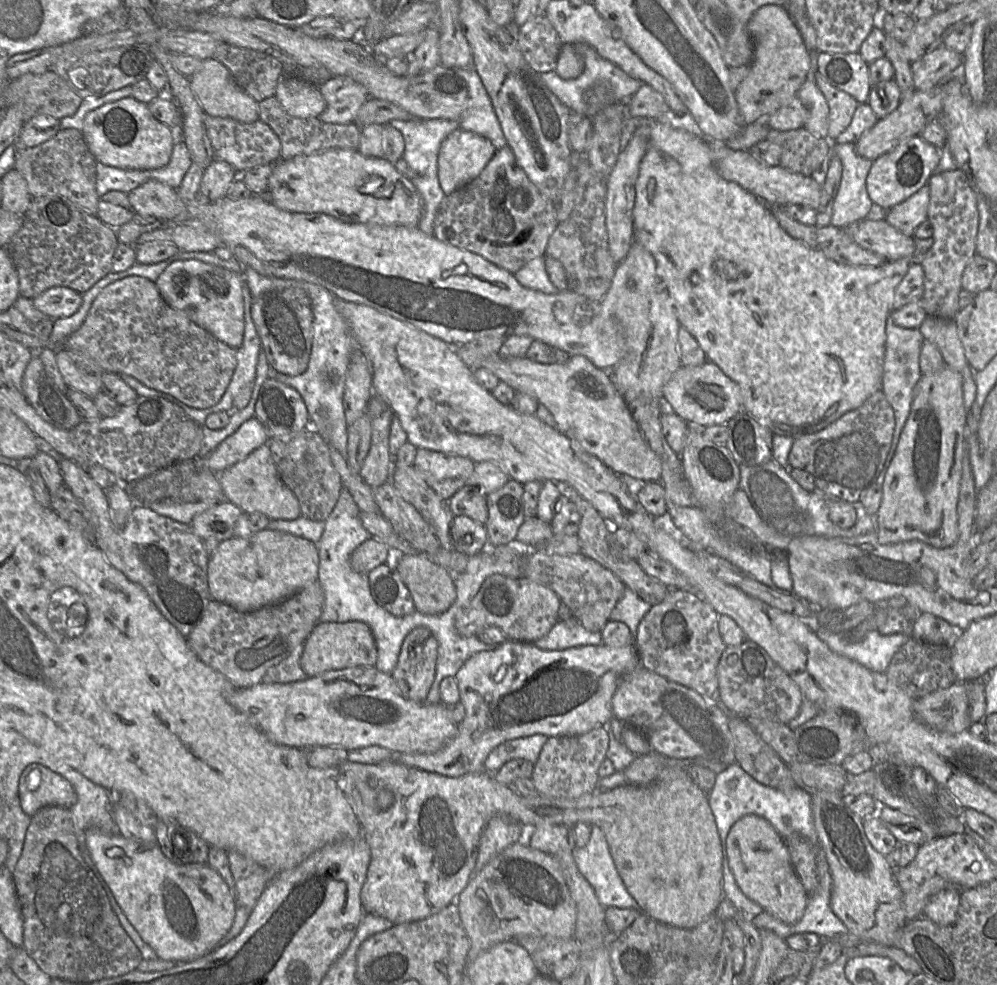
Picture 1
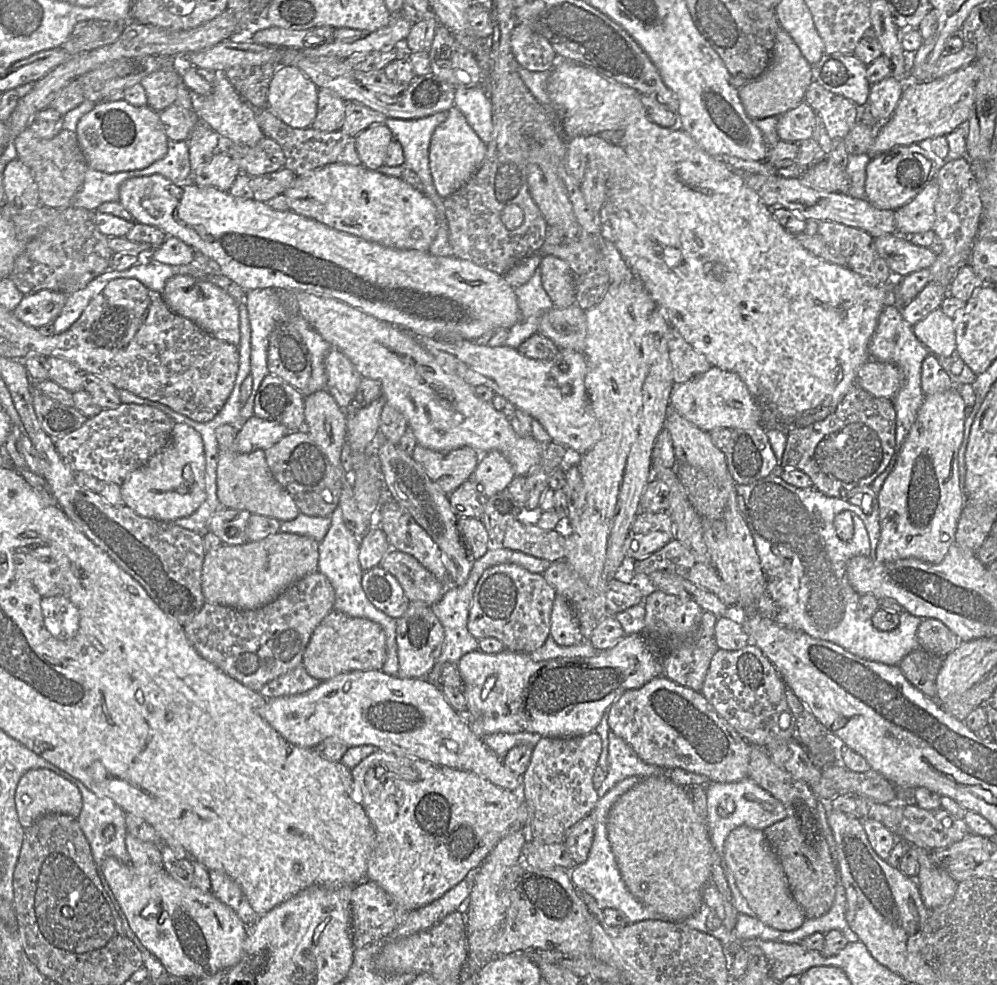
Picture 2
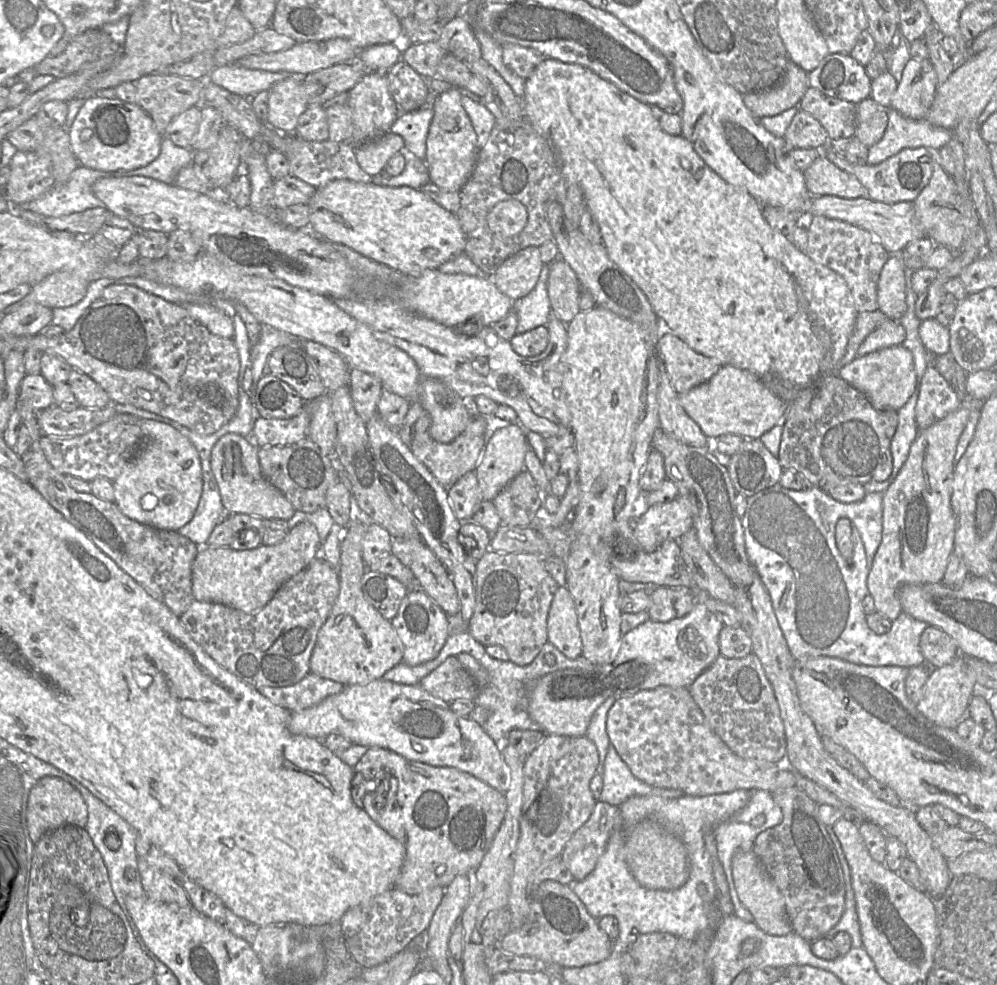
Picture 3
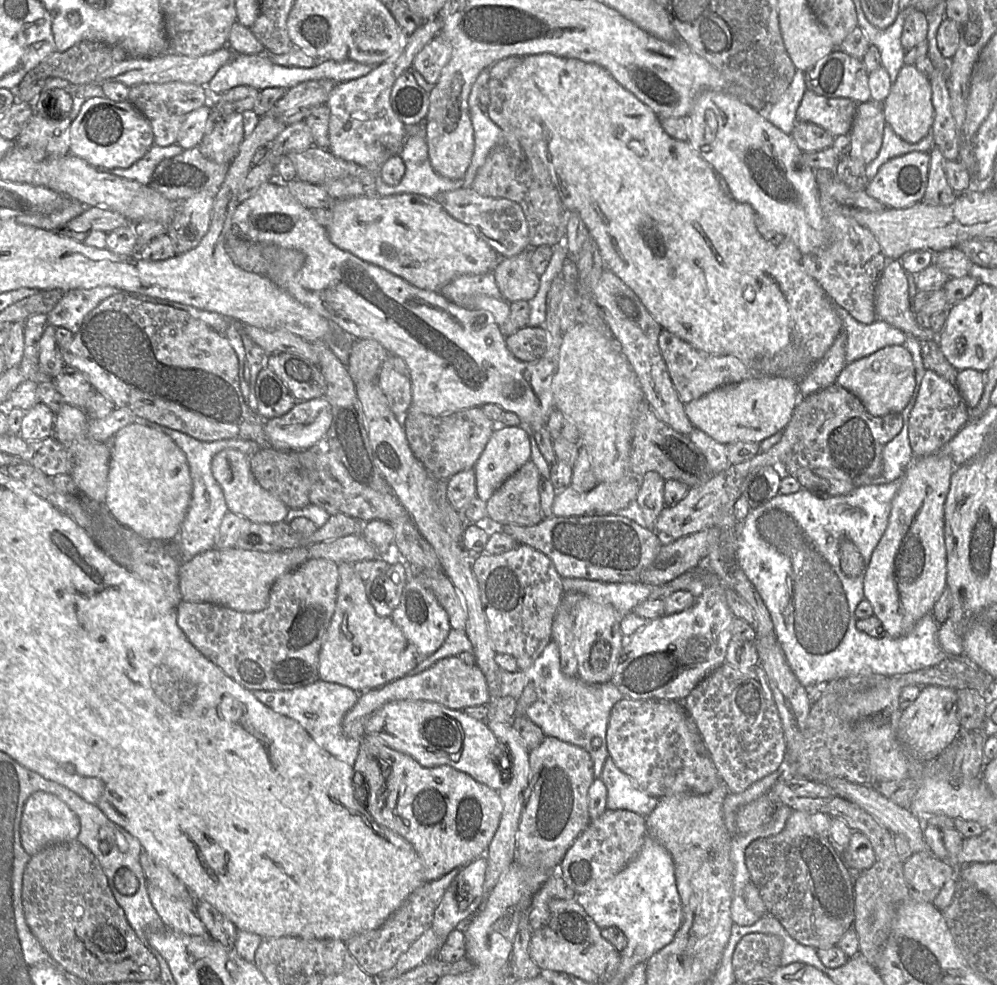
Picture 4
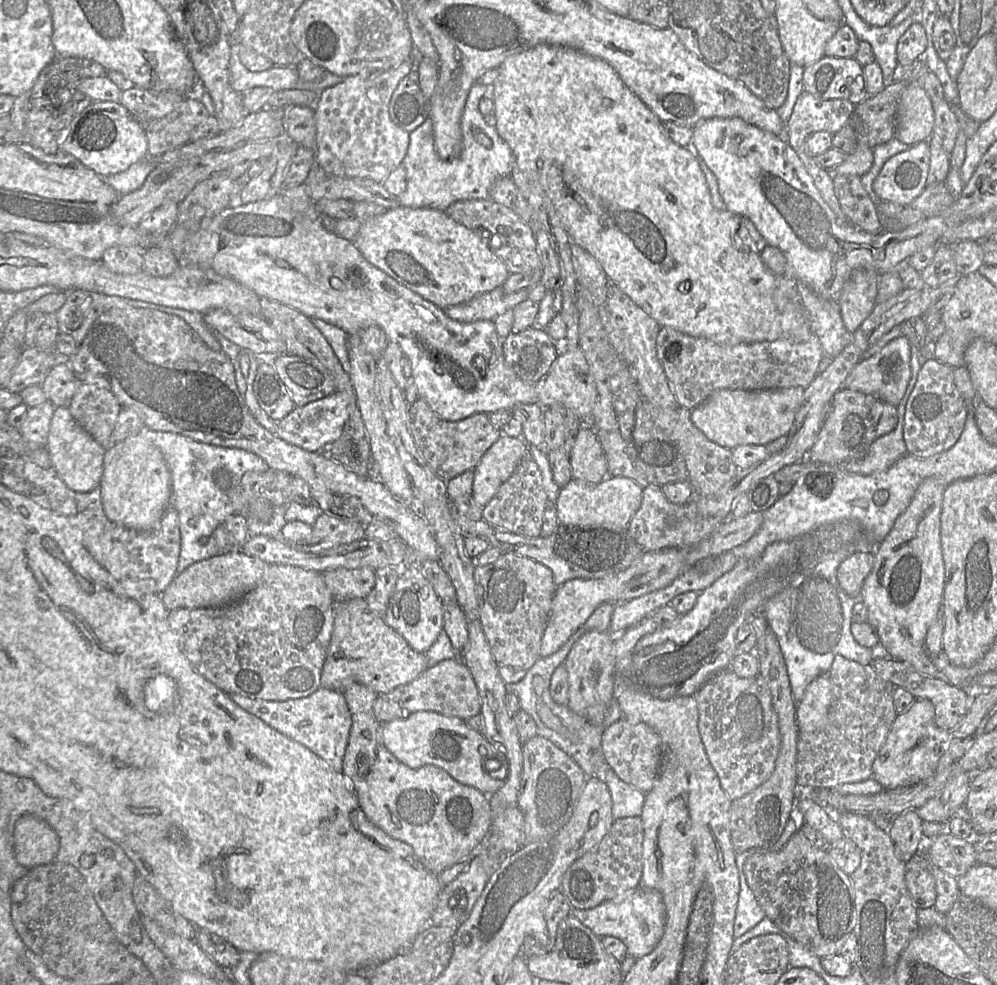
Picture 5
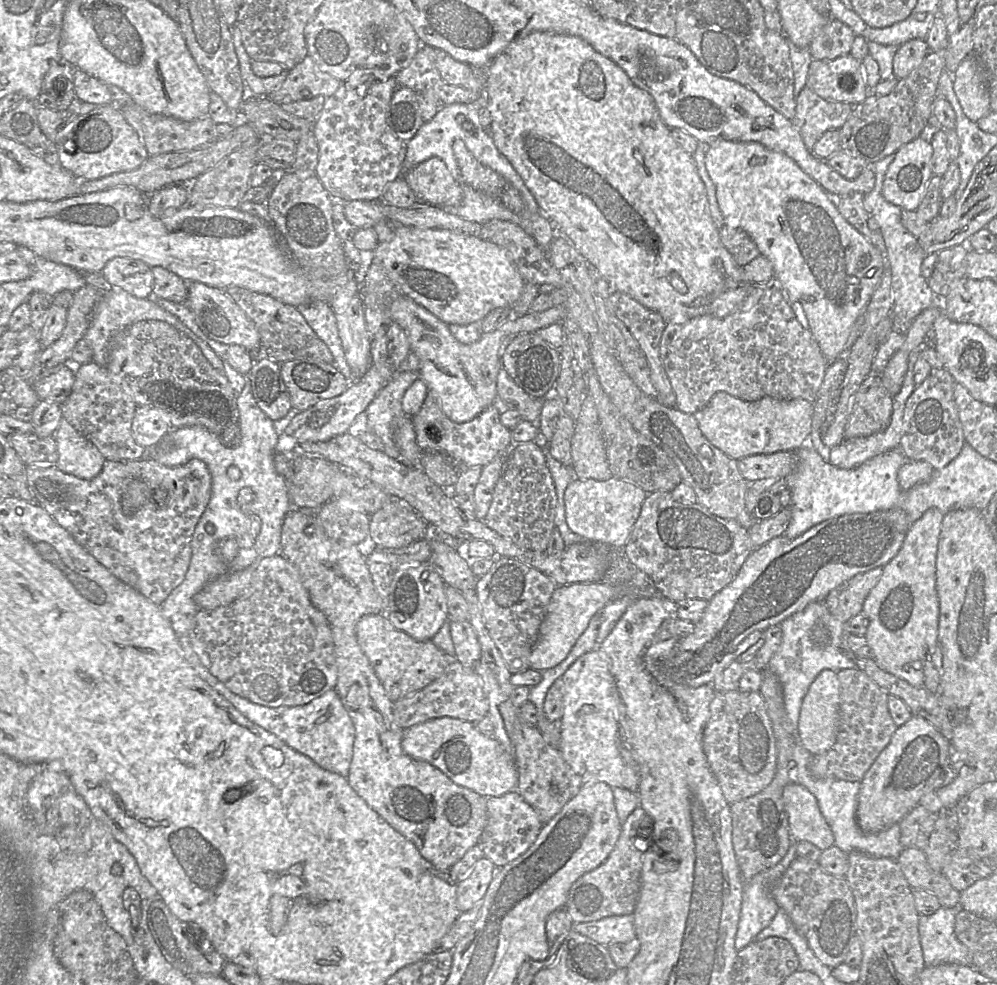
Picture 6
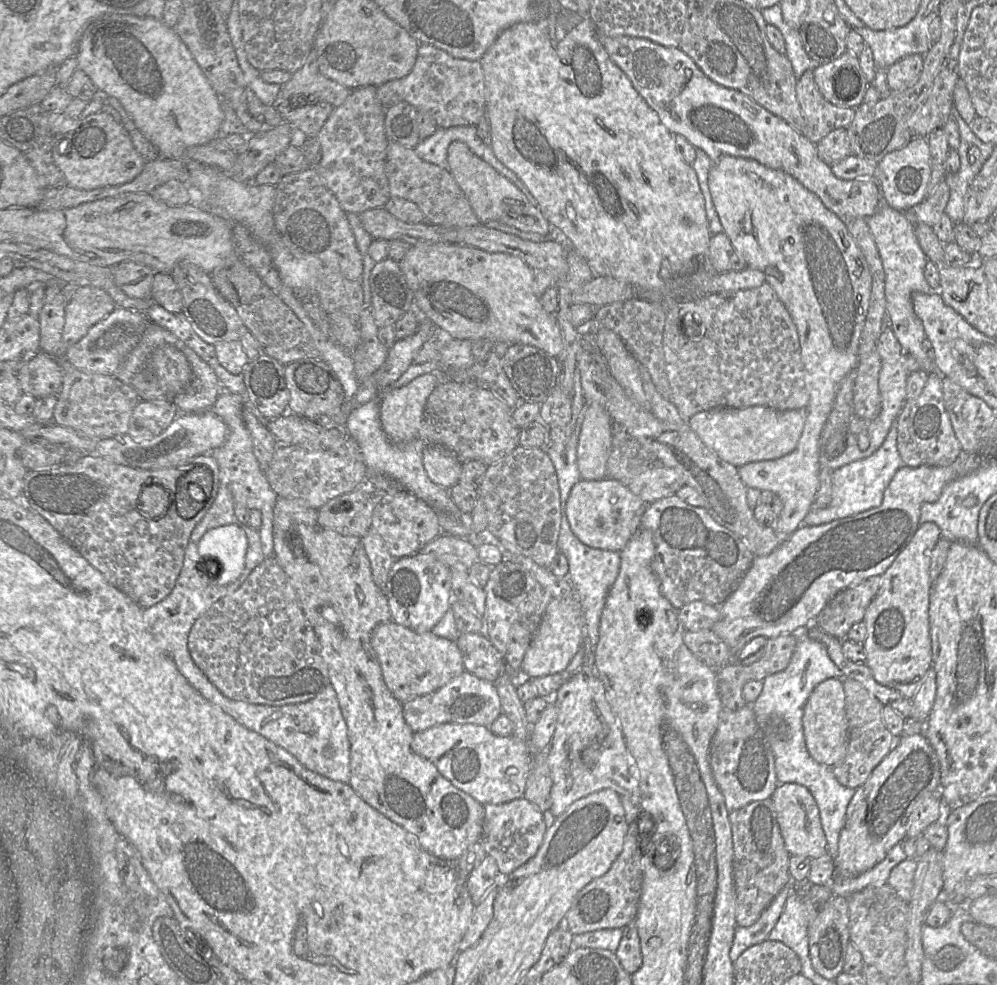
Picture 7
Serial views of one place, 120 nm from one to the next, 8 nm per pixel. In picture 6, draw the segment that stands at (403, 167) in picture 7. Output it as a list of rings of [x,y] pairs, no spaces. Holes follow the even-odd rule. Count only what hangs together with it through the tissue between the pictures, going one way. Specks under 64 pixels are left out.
[[[437,157],[404,169],[402,176],[418,202],[440,208],[455,207],[462,202],[461,186],[453,178],[445,163]]]

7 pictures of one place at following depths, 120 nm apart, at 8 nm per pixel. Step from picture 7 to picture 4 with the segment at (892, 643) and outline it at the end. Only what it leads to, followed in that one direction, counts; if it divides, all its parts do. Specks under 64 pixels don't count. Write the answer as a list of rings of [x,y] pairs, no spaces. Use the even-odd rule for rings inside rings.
[[[937,452],[935,454],[931,454],[924,457],[914,457],[910,464],[907,466],[903,476],[901,485],[892,500],[890,515],[888,519],[887,528],[881,537],[879,543],[875,547],[871,560],[866,566],[864,571],[864,598],[866,598],[873,608],[873,615],[875,615],[882,623],[886,635],[890,637],[901,637],[907,634],[920,620],[927,614],[932,614],[932,610],[947,587],[947,553],[946,553],[946,545],[945,545],[945,535],[944,535],[944,526],[945,526],[945,518],[944,518],[944,505],[945,501],[950,489],[951,485],[951,476],[954,472],[955,465],[953,463],[952,458],[944,454],[942,452]]]

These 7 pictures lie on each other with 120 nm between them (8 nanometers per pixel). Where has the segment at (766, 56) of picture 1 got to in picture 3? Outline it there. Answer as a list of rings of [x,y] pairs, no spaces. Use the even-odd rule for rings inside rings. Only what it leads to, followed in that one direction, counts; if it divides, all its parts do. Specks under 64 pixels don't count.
[[[790,60],[778,84],[769,89],[743,94],[742,97],[751,113],[763,118],[797,106],[808,87],[808,73]]]

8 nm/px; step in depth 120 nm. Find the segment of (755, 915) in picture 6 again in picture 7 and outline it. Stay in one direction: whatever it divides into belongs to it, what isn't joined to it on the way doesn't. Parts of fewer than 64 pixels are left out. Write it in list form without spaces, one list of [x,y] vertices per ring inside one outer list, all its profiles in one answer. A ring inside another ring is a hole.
[[[789,876],[786,885],[774,897],[753,925],[749,927],[736,926],[733,942],[729,951],[729,957],[733,963],[746,949],[767,940],[768,934],[777,923],[783,911],[794,882]]]

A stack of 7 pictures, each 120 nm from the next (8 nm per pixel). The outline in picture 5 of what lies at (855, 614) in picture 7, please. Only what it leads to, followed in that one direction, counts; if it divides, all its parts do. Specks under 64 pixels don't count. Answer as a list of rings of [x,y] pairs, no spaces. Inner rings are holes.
[[[855,552],[843,560],[837,569],[840,588],[850,597],[859,600],[863,583],[872,570],[872,552]]]

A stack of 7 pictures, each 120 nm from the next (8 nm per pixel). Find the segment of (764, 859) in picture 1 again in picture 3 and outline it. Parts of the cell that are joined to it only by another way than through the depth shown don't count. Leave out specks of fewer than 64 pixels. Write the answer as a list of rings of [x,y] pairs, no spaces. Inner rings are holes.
[[[752,850],[734,854],[732,875],[739,900],[753,915],[754,922],[761,930],[771,935],[786,935],[792,932],[783,896]]]

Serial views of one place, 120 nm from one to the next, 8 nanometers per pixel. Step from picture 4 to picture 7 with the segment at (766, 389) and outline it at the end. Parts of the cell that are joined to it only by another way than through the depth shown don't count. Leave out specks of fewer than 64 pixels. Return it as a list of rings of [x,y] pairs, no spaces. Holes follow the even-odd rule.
[[[760,405],[741,409],[716,407],[694,414],[687,419],[687,424],[708,448],[739,468],[750,462],[773,460],[792,452],[801,437],[806,417],[806,407],[784,411]]]

